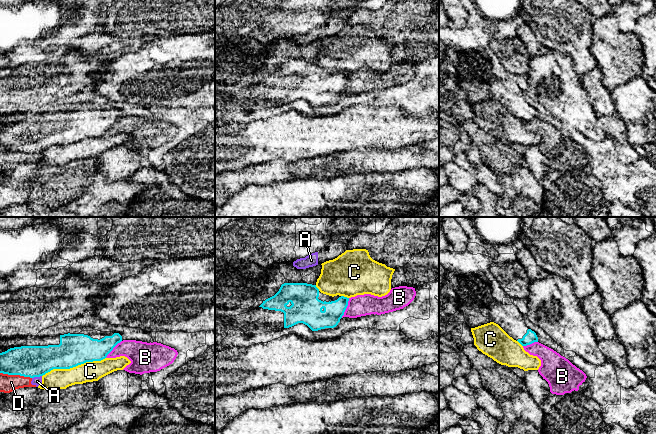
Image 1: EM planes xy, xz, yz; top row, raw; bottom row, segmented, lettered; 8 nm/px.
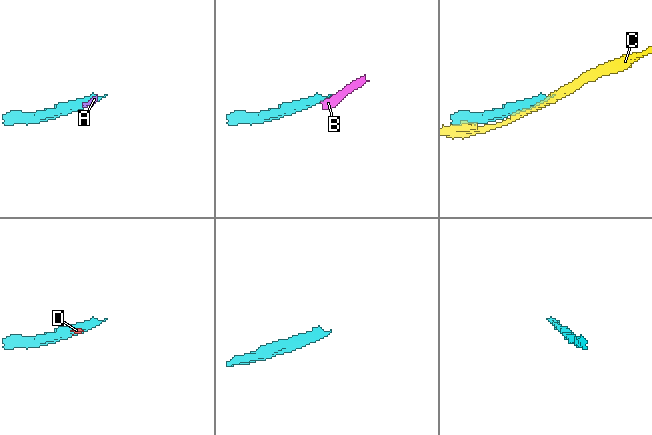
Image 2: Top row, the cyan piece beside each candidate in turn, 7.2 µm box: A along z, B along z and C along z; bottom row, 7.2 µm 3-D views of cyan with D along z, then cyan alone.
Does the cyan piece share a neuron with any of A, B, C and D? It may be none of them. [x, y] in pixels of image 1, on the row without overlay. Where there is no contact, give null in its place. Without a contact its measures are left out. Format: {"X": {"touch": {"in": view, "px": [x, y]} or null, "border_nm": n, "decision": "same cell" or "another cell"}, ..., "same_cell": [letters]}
{"A": {"touch": {"in": "xy", "px": [36, 152]}, "border_nm": 80, "decision": "another cell"}, "B": {"touch": {"in": "xz", "px": [346, 83]}, "border_nm": 170, "decision": "another cell"}, "C": {"touch": {"in": "xy", "px": [73, 142]}, "border_nm": 550, "decision": "another cell"}, "D": {"touch": {"in": "xy", "px": [16, 150]}, "border_nm": 260, "decision": "another cell"}, "same_cell": []}

